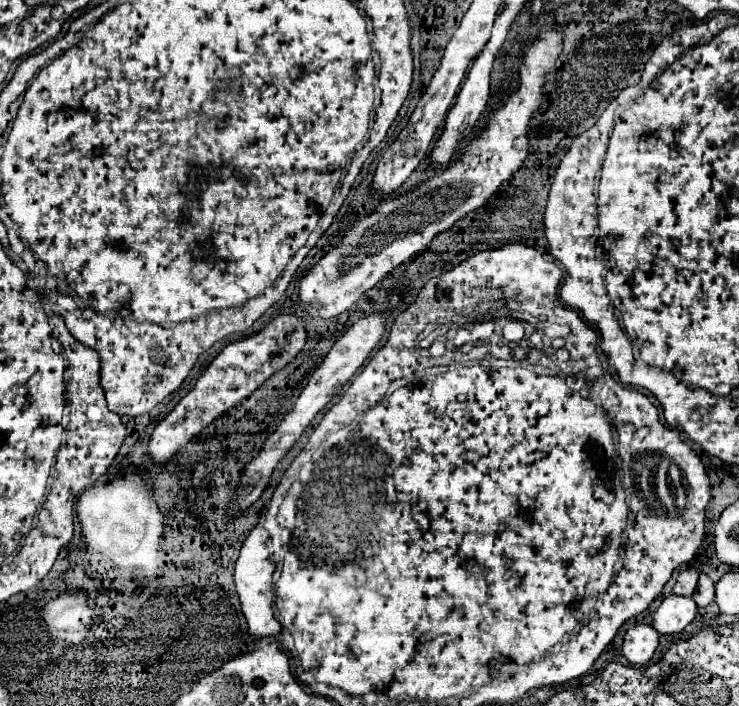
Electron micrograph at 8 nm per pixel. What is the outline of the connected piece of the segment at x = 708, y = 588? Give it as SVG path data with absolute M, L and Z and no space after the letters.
M704 573L700 575L692 599L696 601L698 607L706 607L706 605L710 605L714 601L714 583L712 583L712 579L708 575L704 575Z

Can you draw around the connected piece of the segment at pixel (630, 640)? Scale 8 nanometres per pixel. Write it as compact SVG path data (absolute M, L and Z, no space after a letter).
M634 625L624 635L622 655L632 665L644 665L650 661L658 647L658 631L652 625Z

